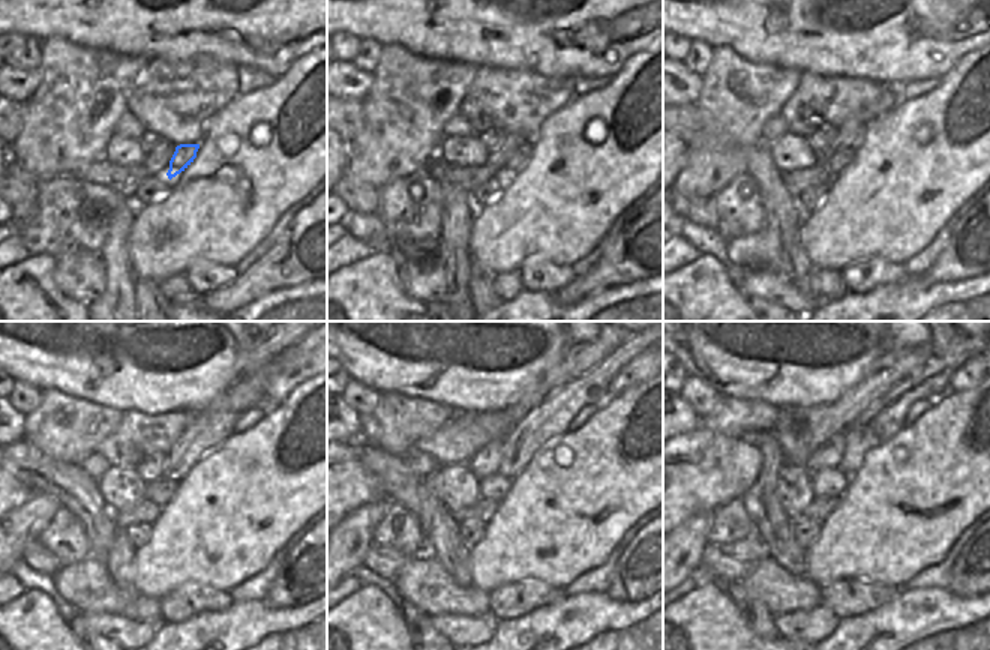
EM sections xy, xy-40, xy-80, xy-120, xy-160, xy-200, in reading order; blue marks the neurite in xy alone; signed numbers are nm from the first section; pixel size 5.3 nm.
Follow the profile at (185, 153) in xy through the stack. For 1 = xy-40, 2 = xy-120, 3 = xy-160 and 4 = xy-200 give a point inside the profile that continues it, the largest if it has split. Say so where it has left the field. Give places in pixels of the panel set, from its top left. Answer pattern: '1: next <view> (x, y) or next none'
1: next xy-40 (521, 156)
2: next xy-120 (161, 493)
3: next xy-160 (495, 487)
4: next xy-200 (828, 482)

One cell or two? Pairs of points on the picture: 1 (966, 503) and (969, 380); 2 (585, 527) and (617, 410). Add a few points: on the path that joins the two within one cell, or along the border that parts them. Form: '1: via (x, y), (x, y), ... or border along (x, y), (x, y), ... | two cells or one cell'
1: border along (974, 386), (950, 394) | two cells
2: via (578, 499), (612, 464), (614, 439) | one cell

